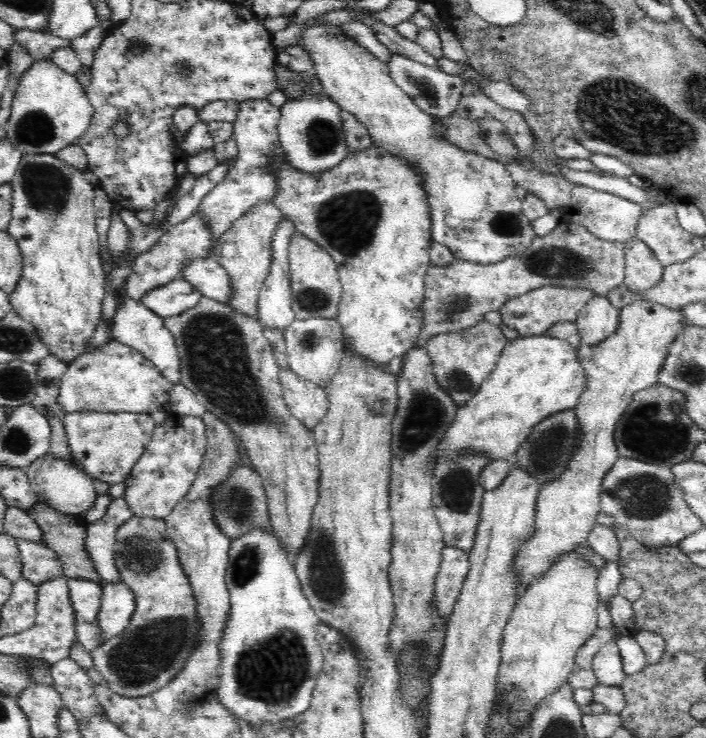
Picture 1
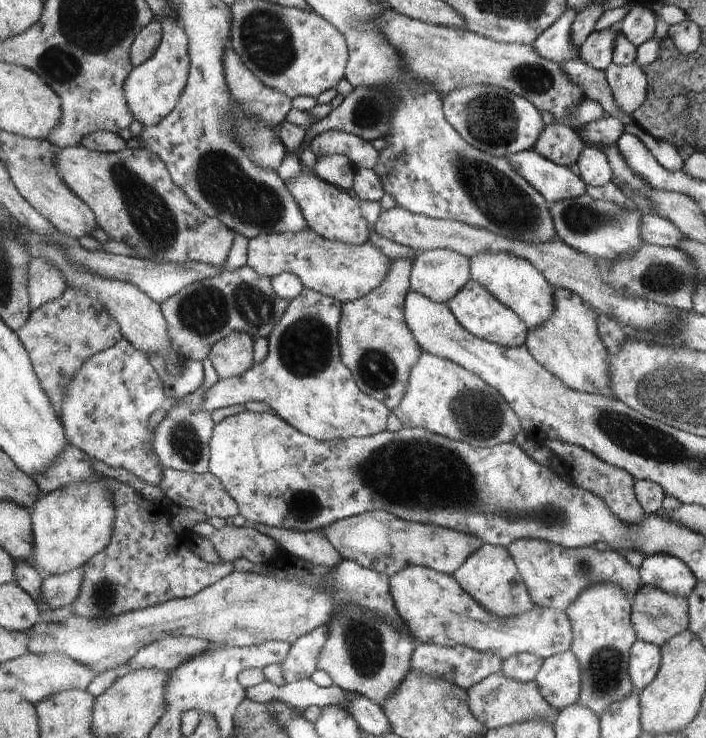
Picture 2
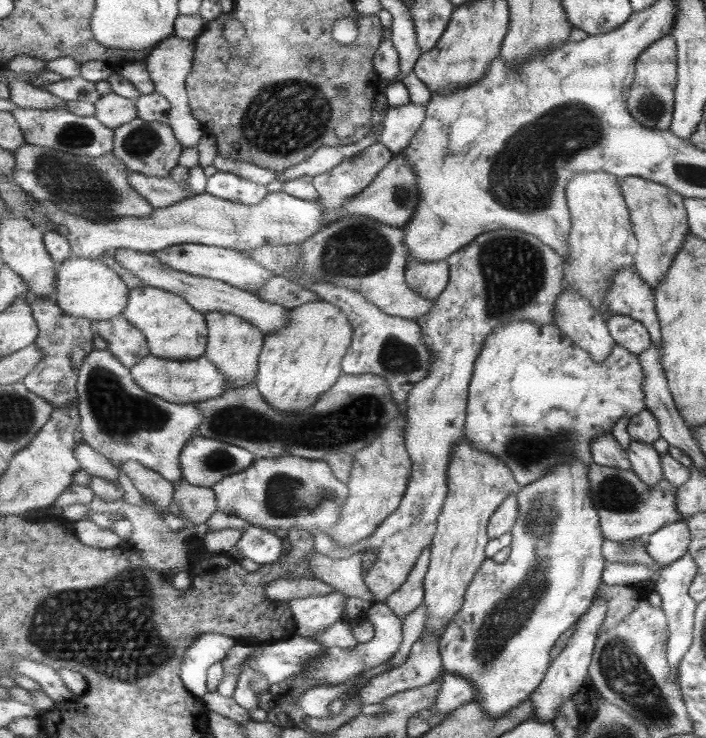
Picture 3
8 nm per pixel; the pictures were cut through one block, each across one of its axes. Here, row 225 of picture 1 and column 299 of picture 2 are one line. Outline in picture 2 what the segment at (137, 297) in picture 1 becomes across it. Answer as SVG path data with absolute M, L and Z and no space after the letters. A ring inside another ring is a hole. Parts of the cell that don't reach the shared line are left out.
M305 169L300 178L287 185L297 200L309 227L323 239L345 245L366 244L376 231L375 224L381 217L381 204L376 201L363 201L349 191L343 191L332 183Z

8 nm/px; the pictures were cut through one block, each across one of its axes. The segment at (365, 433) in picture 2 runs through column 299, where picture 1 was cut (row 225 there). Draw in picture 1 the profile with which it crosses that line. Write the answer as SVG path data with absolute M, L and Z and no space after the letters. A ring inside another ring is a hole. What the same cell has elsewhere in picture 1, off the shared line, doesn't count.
M372 145L365 151L360 151L357 155L347 155L344 160L340 161L337 167L331 171L323 172L322 174L306 175L302 171L292 168L286 161L281 160L281 156L277 156L276 148L268 148L266 154L266 171L270 171L270 175L274 175L275 192L273 202L281 212L296 223L296 231L306 234L310 240L318 243L329 252L338 266L339 280L342 287L341 296L339 297L338 314L336 321L338 326L342 327L343 334L343 351L344 354L358 355L358 359L366 363L366 366L382 367L386 370L389 362L396 357L408 354L415 346L416 337L419 336L418 328L419 321L422 320L422 315L419 314L419 305L422 302L423 292L423 277L427 274L427 269L431 266L428 251L431 240L431 219L429 208L426 204L426 195L423 194L422 185L418 180L418 175L402 163L402 159L394 159L392 155L384 155L378 147Z

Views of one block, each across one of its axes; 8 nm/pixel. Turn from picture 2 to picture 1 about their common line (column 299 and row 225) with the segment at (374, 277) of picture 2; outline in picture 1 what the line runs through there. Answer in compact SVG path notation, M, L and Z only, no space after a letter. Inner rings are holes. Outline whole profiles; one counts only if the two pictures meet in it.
M258 200L239 220L232 224L230 231L222 236L214 253L216 260L226 270L230 278L230 297L226 306L240 315L258 319L259 294L271 266L271 241L283 220L283 213L272 200Z

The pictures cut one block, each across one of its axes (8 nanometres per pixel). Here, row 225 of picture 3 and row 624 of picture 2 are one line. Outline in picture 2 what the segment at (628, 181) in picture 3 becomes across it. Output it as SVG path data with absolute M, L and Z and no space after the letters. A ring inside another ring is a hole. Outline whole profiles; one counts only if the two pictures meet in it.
M641 584L639 592L630 603L630 622L636 637L645 643L660 648L671 638L684 633L688 624L688 611L686 600L680 597L664 594L655 587Z

